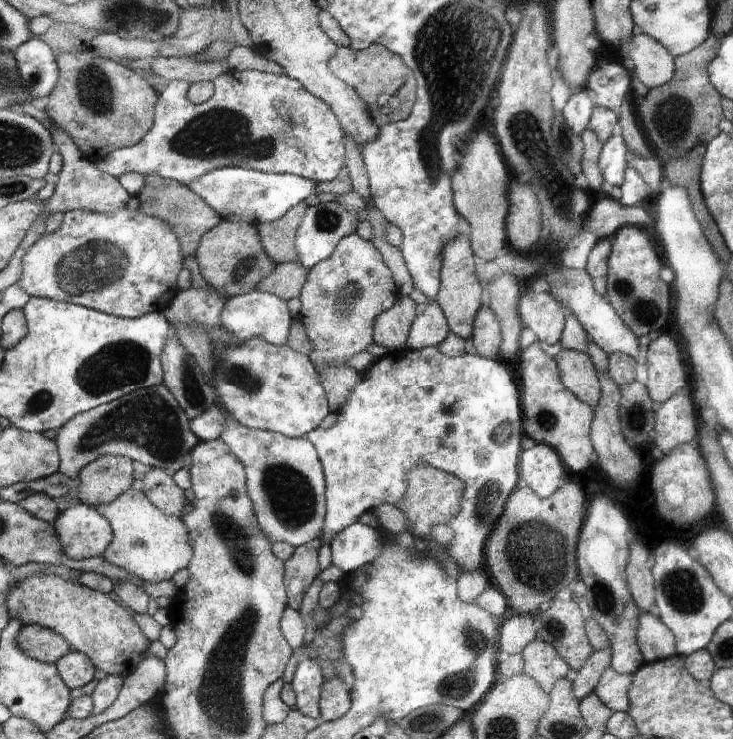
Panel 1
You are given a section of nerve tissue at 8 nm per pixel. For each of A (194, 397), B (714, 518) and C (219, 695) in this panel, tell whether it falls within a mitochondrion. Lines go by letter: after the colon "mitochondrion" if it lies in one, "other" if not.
A: mitochondrion
B: other
C: mitochondrion

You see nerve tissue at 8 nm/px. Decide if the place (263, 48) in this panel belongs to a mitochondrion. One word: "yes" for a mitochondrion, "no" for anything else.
no

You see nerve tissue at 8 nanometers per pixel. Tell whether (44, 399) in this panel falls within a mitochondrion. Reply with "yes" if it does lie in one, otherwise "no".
yes

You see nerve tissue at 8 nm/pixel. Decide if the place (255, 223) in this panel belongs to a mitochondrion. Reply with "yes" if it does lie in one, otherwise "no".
no

